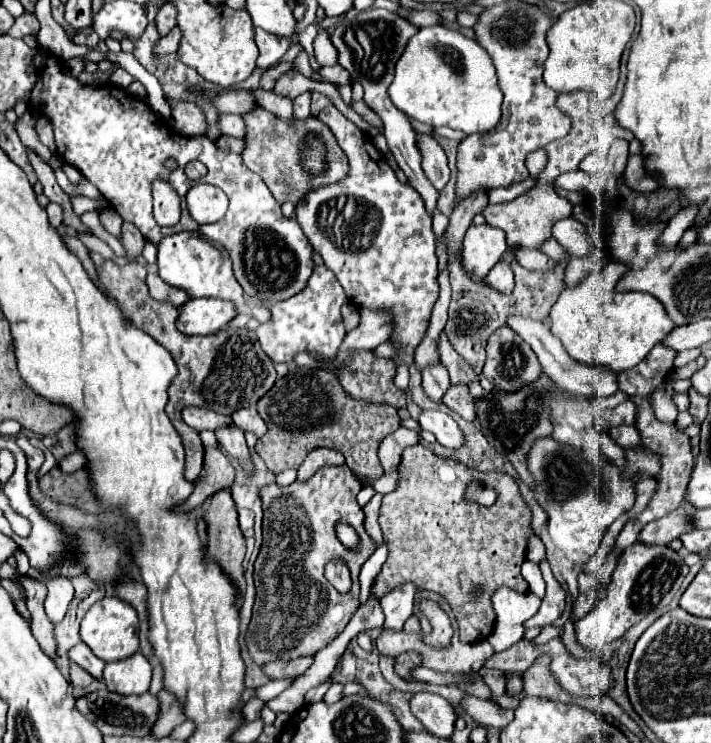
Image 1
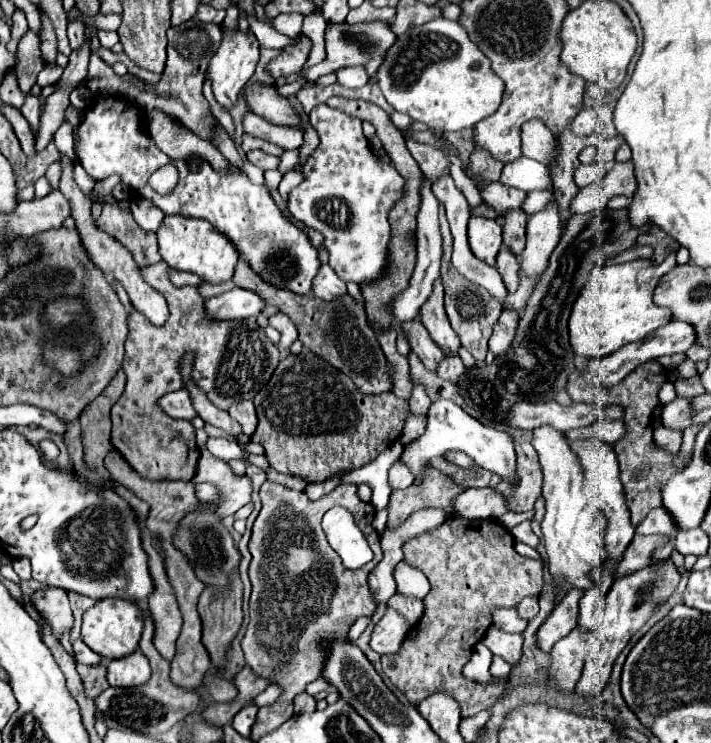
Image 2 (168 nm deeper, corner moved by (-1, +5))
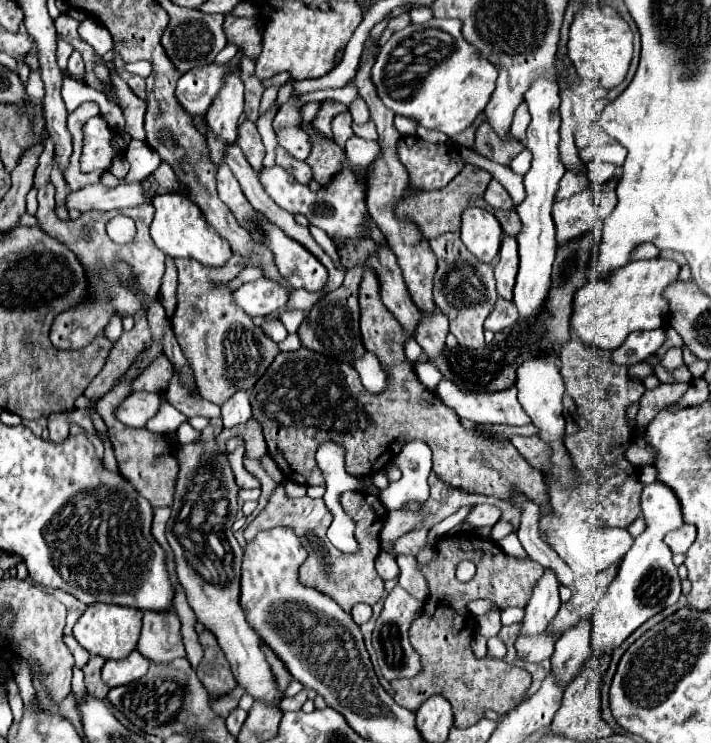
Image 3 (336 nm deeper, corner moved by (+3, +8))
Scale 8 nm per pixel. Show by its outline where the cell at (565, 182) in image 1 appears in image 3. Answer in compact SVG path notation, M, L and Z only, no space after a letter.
M587 163L587 179L591 183L605 183L617 173L615 169L617 167L611 163Z

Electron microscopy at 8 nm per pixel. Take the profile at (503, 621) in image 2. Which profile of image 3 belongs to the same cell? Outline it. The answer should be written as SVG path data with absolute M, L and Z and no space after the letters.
M475 599L475 601L471 601L471 605L469 605L469 611L471 611L475 617L487 615L487 613L491 613L493 609L497 609L497 605L495 605L493 601L489 601L489 599Z

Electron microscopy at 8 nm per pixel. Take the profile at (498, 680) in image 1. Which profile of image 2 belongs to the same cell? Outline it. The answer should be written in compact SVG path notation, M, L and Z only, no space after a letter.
M493 656L493 662L491 662L491 668L489 668L489 672L493 674L493 676L509 676L509 670L511 670L511 666L501 658L501 656Z

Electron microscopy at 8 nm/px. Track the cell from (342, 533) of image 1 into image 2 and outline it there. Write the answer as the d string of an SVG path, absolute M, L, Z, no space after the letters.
M333 506L323 516L323 530L327 534L329 546L341 556L345 568L361 568L373 558L371 548L367 546L367 540L363 532L353 522L353 516L343 506Z

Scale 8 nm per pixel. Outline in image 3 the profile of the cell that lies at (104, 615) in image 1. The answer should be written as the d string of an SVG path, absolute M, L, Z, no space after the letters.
M93 603L75 623L73 635L79 641L79 645L85 647L91 655L99 655L103 659L123 659L137 647L141 633L141 619L143 619L141 609L109 605L109 603Z

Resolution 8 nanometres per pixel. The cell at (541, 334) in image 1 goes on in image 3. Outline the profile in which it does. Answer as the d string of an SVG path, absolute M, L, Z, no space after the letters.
M665 329L653 331L635 331L631 333L621 347L613 351L613 363L621 367L631 367L647 357L655 355L657 349L665 343Z

